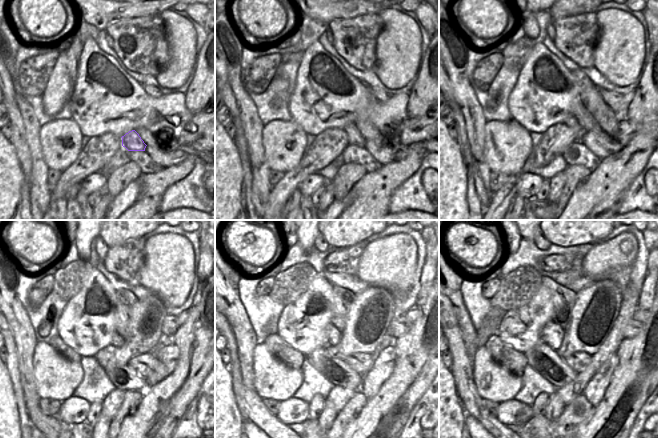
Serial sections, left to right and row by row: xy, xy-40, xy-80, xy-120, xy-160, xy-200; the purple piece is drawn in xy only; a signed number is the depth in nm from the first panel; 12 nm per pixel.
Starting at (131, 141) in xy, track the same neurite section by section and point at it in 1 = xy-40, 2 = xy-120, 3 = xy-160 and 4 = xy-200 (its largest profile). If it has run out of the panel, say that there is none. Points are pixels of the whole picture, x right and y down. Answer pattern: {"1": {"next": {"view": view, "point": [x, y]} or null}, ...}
{"1": {"next": {"view": "xy-40", "point": [355, 137]}}, "2": {"next": {"view": "xy-120", "point": [117, 340]}}, "3": {"next": {"view": "xy-160", "point": [334, 335]}}, "4": {"next": {"view": "xy-200", "point": [552, 334]}}}

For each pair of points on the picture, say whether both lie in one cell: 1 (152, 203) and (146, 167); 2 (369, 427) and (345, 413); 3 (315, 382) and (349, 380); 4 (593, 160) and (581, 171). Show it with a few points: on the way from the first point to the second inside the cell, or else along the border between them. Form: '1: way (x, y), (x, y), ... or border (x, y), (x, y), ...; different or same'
1: border (164, 168), (155, 172), (143, 173); different
2: border (368, 400), (362, 410), (345, 427); different
3: border (312, 364), (334, 386); different
4: border (568, 164), (582, 164), (591, 171); different

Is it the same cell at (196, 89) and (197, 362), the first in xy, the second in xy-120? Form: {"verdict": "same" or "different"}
{"verdict": "same"}

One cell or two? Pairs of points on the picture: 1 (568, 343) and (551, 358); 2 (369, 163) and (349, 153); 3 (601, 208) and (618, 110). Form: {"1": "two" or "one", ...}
{"1": "two", "2": "one", "3": "two"}

